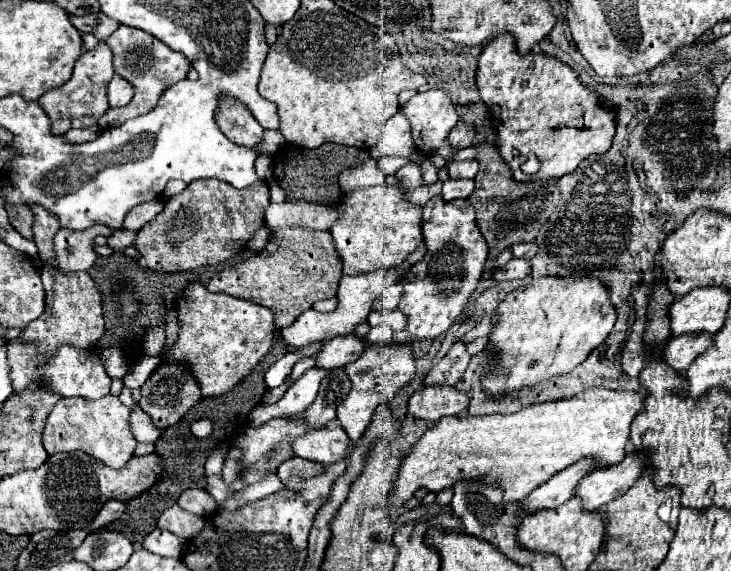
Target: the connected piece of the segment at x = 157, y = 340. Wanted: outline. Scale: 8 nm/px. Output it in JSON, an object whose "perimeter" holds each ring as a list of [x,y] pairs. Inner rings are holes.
{"perimeter":[[[160,324],[156,330],[150,330],[148,336],[146,336],[146,354],[150,356],[158,356],[164,348],[164,340],[166,340],[166,334],[164,334],[164,324]]]}

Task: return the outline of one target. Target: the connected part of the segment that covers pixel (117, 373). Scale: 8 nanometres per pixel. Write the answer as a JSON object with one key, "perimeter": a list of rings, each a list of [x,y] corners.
{"perimeter":[[[102,348],[100,354],[104,360],[104,368],[108,368],[108,376],[110,378],[124,378],[124,374],[128,372],[128,364],[126,364],[122,352],[118,348]]]}

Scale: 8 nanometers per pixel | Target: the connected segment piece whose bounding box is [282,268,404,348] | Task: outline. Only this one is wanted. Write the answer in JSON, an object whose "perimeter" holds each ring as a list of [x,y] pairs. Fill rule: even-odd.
{"perimeter":[[[392,268],[392,270],[374,270],[374,272],[368,272],[368,274],[360,274],[360,276],[342,276],[342,280],[340,280],[340,298],[338,298],[336,310],[332,310],[332,312],[316,312],[316,310],[310,308],[310,310],[302,312],[292,326],[282,328],[284,342],[300,348],[300,346],[308,346],[308,344],[314,344],[314,342],[332,340],[334,336],[352,334],[358,324],[368,320],[374,298],[378,298],[402,274],[404,274],[404,270],[394,270]]]}

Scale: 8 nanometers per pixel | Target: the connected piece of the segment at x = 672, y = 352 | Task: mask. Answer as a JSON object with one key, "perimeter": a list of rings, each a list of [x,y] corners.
{"perimeter":[[[680,336],[670,338],[668,344],[662,348],[664,360],[676,368],[678,372],[684,372],[690,368],[692,360],[700,356],[700,352],[708,350],[708,344],[712,344],[712,336]]]}

